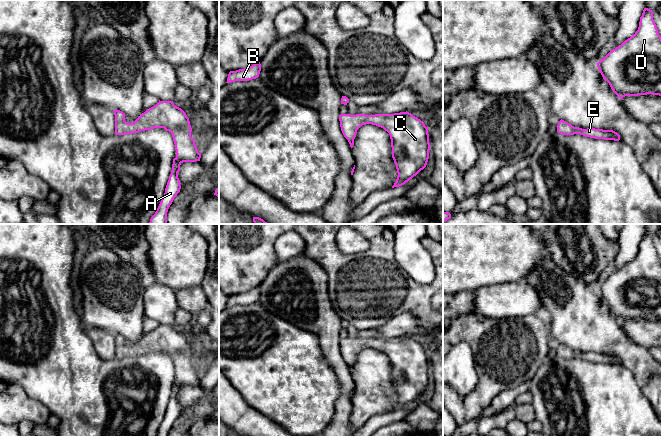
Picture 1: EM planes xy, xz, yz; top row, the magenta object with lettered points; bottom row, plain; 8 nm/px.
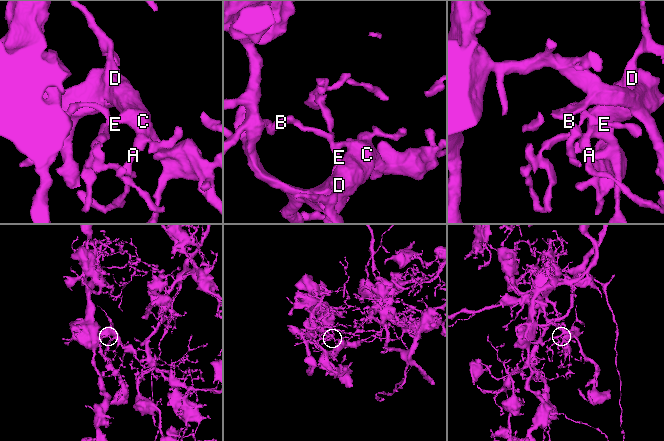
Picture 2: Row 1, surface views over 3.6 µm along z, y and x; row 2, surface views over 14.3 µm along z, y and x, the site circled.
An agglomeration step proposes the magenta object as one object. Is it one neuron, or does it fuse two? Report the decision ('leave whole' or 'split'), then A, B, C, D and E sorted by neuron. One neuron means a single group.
leave whole; groups A B C D E

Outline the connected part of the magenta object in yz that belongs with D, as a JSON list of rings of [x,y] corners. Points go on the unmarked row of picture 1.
[[[644,232],[635,258],[610,275],[597,287],[597,291],[620,323],[647,318],[661,320],[661,260],[653,244],[652,234]]]

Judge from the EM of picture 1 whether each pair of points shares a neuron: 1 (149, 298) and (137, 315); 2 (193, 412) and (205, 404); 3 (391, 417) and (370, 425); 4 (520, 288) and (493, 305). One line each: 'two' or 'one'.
1: two
2: one
3: one
4: one

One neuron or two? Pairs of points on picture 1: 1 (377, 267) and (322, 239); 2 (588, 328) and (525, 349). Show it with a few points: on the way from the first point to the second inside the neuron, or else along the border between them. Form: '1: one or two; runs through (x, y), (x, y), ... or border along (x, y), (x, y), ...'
1: one; runs through (363, 267), (347, 267), (333, 253)
2: two; border along (542, 316), (548, 324), (551, 337)

